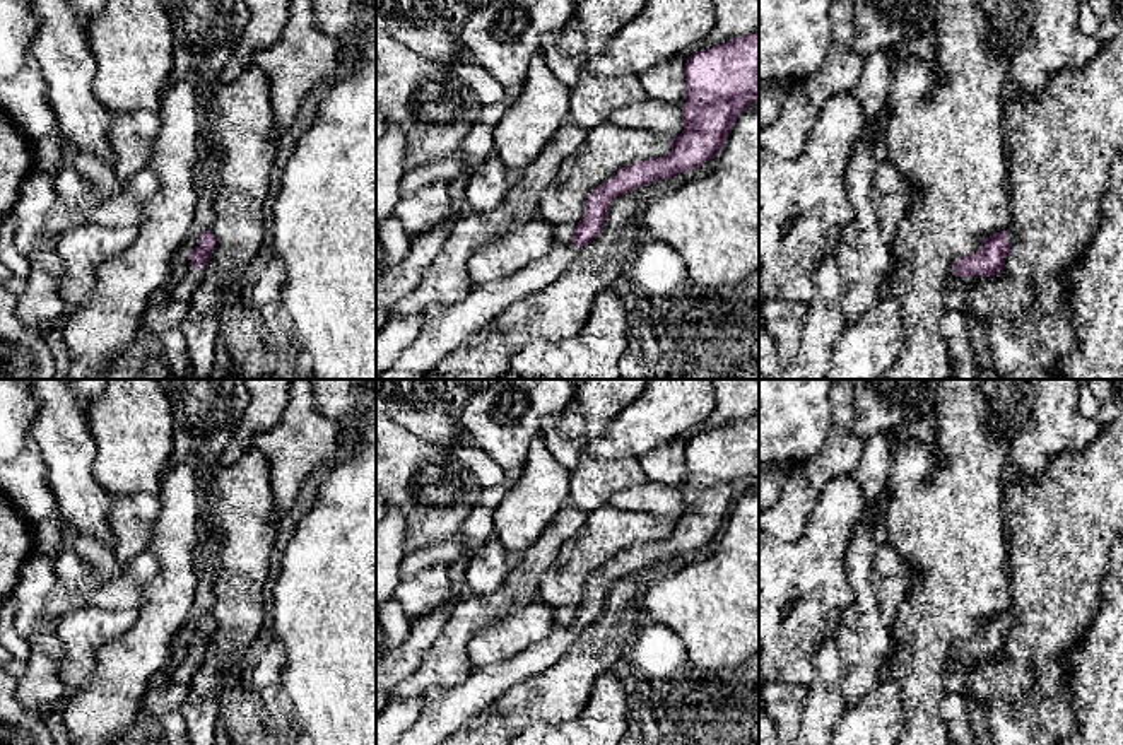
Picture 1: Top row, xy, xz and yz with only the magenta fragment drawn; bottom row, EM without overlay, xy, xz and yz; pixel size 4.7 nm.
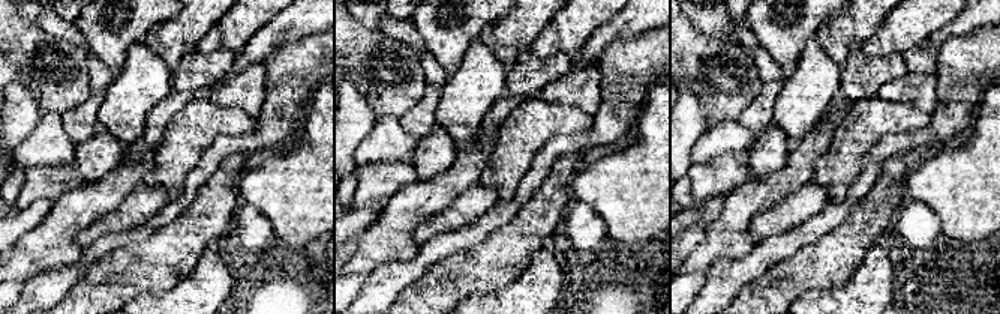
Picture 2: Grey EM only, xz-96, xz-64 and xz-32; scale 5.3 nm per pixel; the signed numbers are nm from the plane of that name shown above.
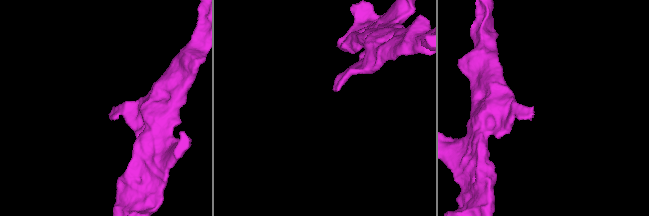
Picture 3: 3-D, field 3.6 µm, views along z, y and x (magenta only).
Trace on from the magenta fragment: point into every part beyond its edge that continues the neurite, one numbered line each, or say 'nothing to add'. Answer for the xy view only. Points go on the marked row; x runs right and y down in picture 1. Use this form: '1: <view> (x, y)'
1: xy (182, 291)

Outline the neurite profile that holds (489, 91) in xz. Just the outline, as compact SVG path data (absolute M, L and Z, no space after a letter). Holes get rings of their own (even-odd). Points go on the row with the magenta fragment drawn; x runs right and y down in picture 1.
M448 62L446 67L475 91L482 106L492 106L506 97L508 89L477 63L465 65Z

